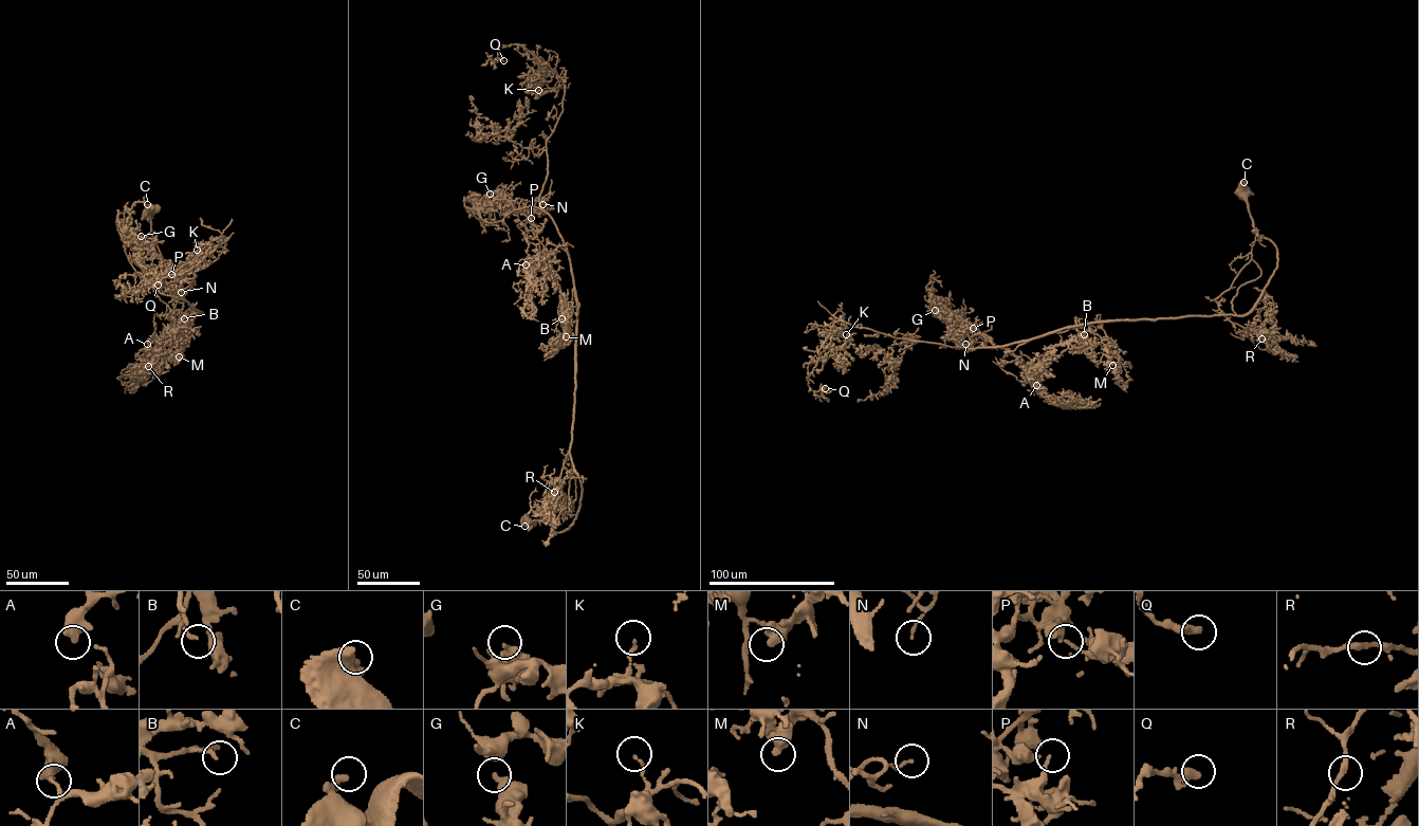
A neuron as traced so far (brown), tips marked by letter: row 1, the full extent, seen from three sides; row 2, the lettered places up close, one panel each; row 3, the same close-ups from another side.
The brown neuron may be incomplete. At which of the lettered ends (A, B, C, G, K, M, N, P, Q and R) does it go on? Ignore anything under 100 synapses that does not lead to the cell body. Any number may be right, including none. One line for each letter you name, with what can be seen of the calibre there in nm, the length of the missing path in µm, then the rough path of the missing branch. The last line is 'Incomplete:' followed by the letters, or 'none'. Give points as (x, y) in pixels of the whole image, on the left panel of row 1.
Incomplete: none

